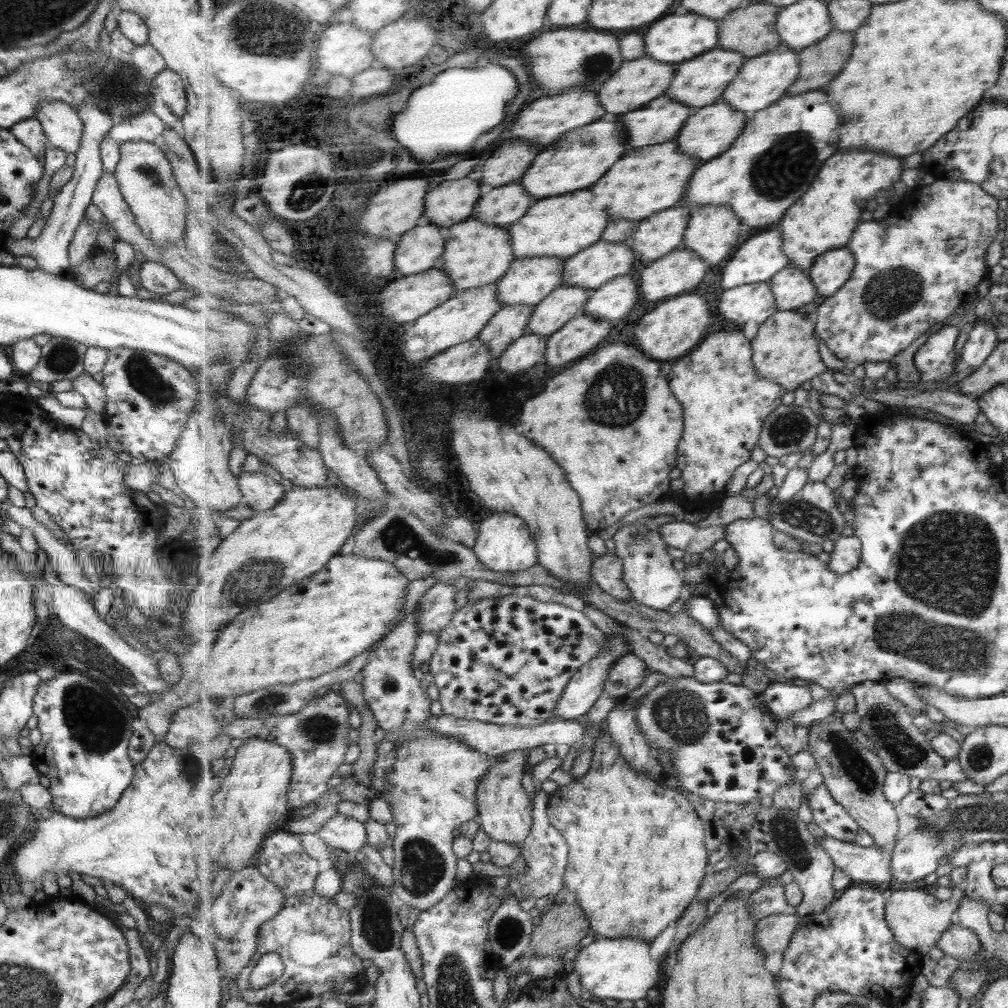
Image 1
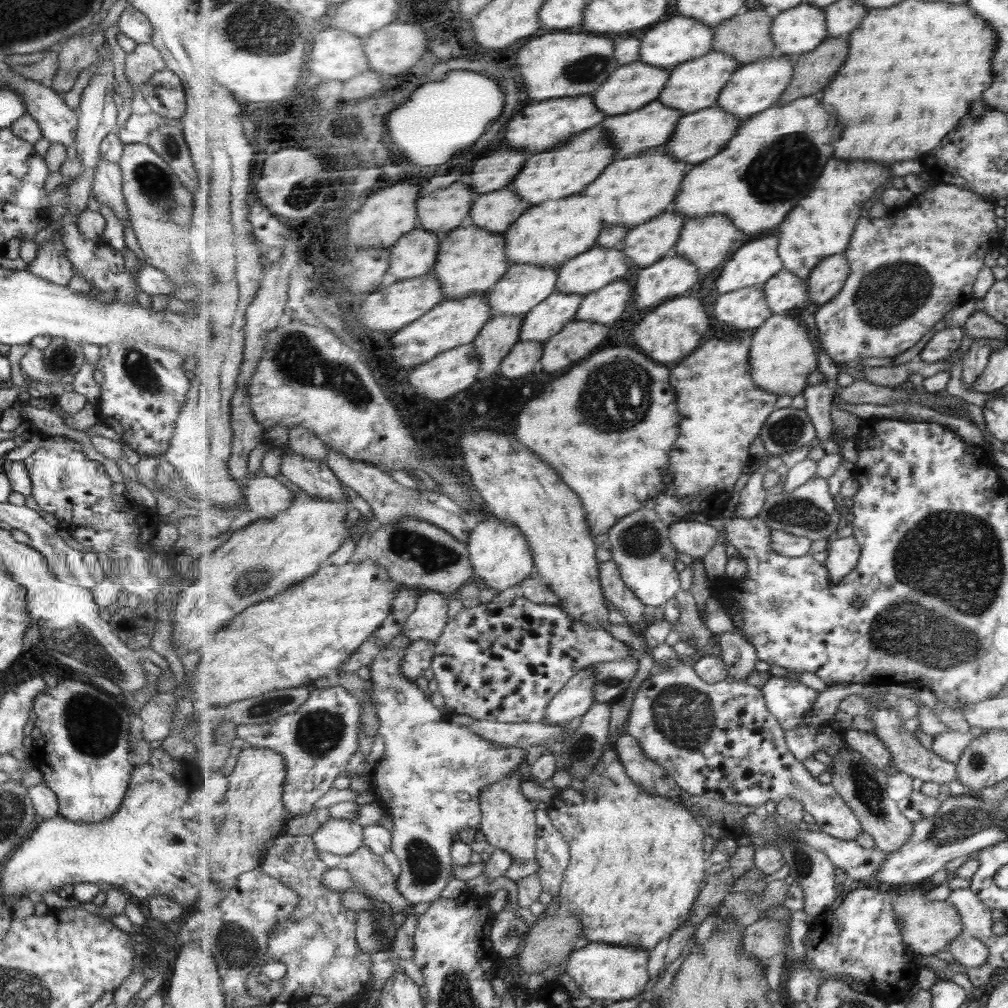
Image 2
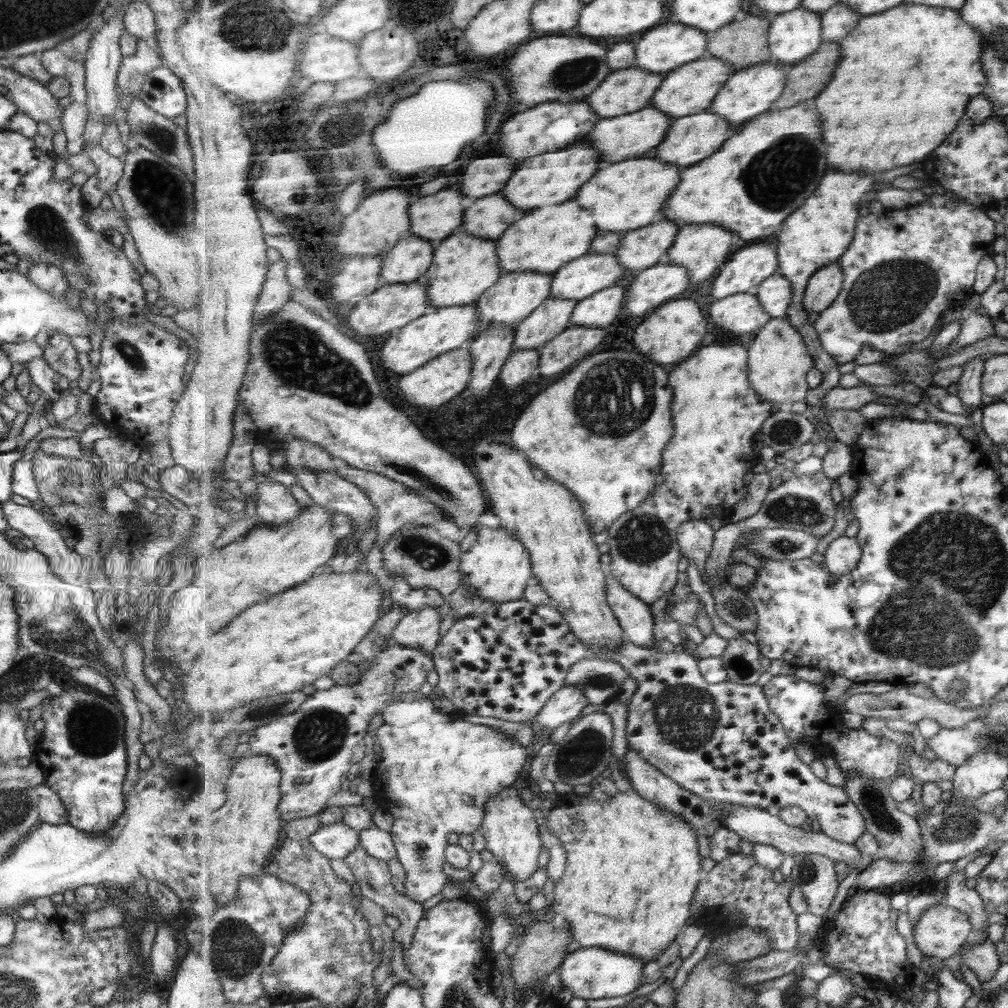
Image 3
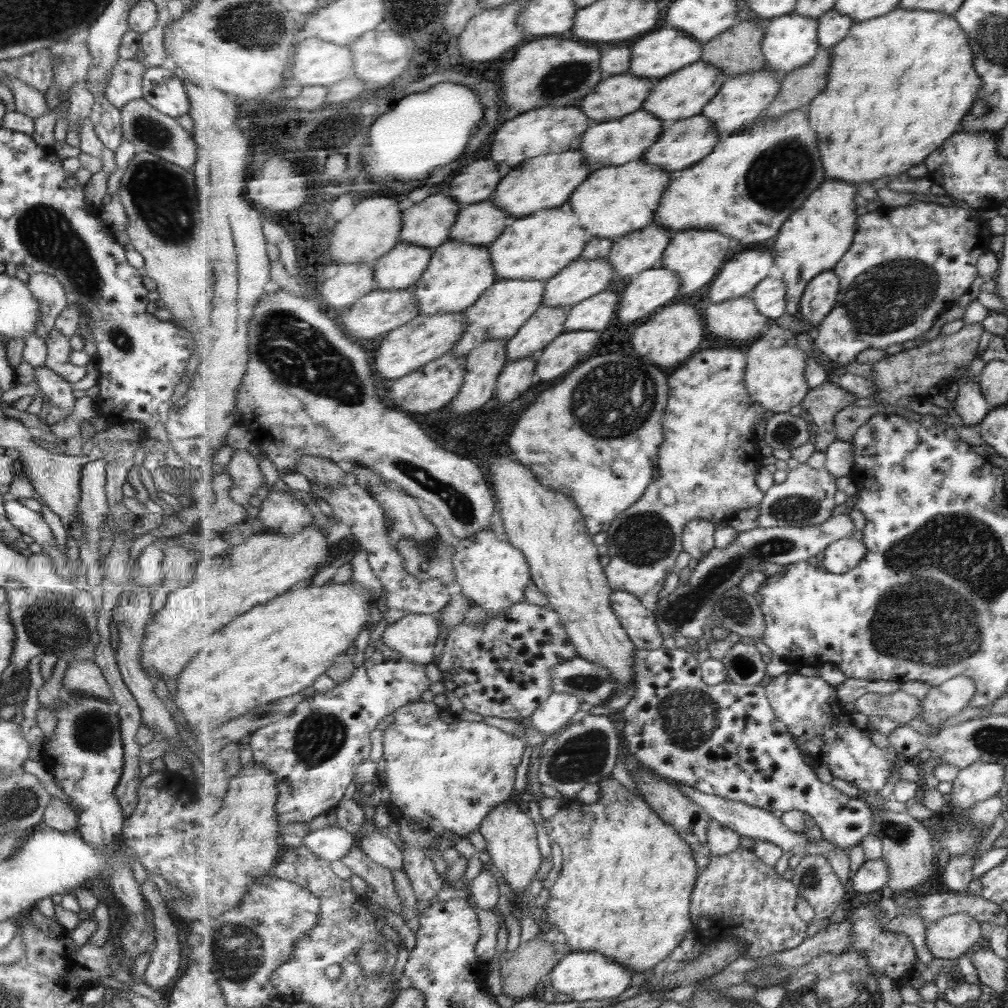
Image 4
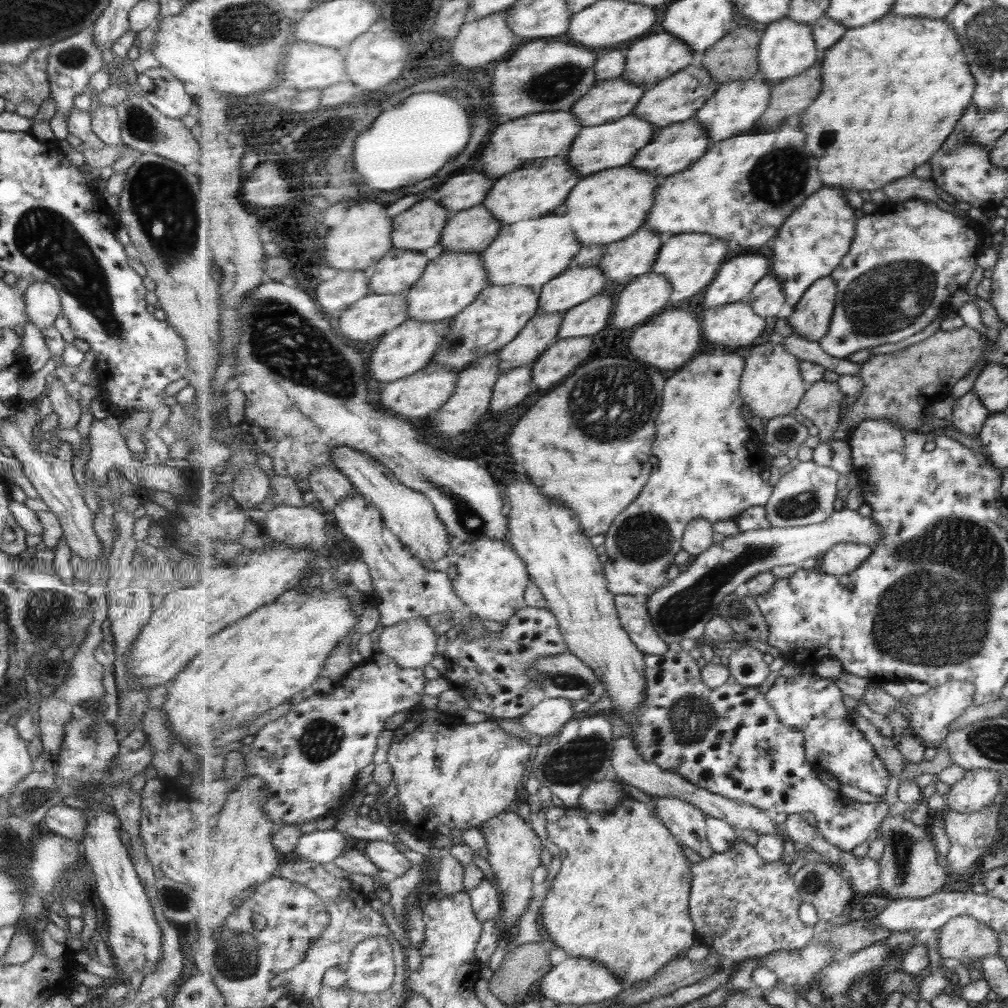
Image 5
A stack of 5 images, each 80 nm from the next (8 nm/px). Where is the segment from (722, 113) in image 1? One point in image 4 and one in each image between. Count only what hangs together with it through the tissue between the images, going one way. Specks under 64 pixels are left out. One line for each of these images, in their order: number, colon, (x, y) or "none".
2: (700, 136)
3: (695, 138)
4: (685, 143)

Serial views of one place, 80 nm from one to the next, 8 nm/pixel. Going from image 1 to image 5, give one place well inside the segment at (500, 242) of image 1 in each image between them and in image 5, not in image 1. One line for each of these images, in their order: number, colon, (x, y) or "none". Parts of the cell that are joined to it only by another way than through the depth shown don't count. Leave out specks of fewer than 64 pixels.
2: (472, 260)
3: (466, 266)
4: (460, 273)
5: (453, 281)

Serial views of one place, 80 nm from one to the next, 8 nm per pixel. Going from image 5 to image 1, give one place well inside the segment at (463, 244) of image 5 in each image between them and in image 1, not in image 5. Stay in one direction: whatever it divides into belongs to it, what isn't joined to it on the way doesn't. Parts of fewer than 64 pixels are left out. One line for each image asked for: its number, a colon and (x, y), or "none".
1: (504, 206)
2: (498, 211)
3: (490, 217)
4: (483, 223)

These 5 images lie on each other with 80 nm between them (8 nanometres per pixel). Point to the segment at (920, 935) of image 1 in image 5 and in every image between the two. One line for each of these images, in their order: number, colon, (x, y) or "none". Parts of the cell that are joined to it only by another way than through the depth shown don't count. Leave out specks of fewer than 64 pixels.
2: (930, 926)
3: (943, 931)
4: (950, 938)
5: (964, 936)

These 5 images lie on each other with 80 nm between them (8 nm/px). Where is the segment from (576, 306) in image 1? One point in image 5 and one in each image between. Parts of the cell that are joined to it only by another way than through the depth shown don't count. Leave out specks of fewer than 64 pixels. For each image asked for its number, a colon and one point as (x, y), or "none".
2: (550, 317)
3: (552, 318)
4: (550, 322)
5: (542, 332)

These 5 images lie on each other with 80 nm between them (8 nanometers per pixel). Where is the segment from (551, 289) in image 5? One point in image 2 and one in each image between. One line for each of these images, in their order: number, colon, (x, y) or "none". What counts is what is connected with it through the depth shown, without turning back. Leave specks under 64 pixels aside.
2: (600, 266)
3: (580, 279)
4: (583, 279)

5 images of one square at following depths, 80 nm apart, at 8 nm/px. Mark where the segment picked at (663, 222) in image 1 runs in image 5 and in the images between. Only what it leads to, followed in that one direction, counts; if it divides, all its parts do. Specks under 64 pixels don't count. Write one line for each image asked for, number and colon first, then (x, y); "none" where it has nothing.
2: (647, 244)
3: (642, 248)
4: (644, 249)
5: (633, 257)

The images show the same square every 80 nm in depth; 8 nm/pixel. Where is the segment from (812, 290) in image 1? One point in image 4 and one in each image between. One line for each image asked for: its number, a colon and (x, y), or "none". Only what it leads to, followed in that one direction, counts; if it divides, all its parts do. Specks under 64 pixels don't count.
2: (786, 291)
3: (777, 293)
4: (771, 296)

